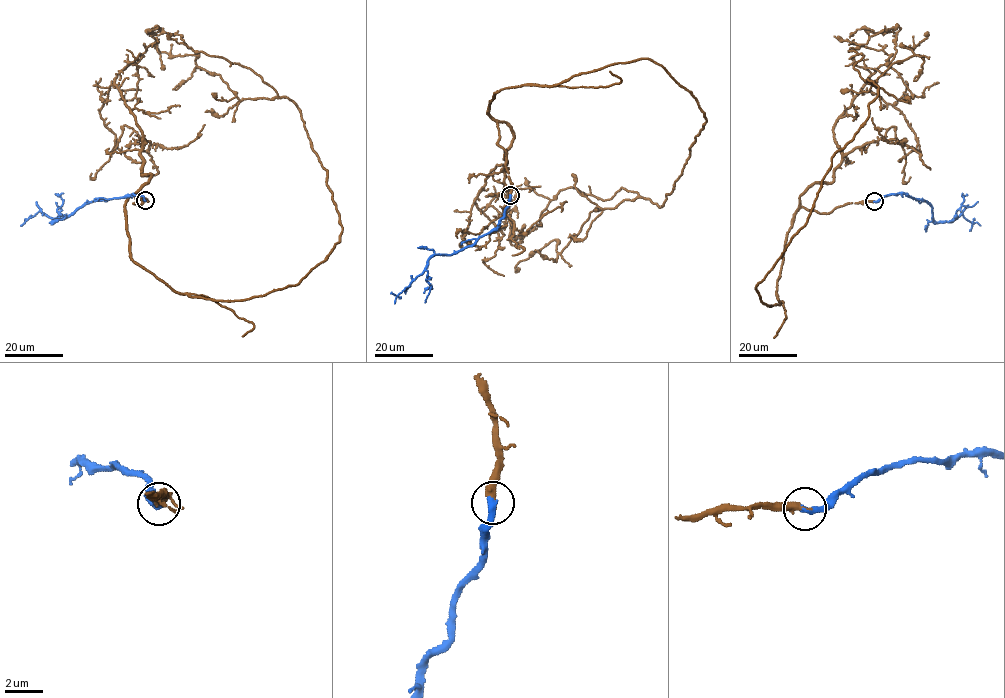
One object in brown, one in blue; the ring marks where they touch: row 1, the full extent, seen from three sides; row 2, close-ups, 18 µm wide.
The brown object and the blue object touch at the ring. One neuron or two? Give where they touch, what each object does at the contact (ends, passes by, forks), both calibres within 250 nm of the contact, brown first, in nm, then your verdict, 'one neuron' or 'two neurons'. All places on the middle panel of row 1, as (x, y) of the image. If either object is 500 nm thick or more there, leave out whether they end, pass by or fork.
at (510, 195); brown ends there; blue ends there; 360 nm thick on the brown side, 360 nm on the other; one neuron

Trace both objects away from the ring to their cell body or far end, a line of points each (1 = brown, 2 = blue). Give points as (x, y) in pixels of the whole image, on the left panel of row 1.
1: (145, 201), (125, 206), (130, 258), (215, 301), (296, 285), (342, 229), (299, 107), (248, 68), (146, 33)
2: (145, 201), (134, 194), (94, 200), (58, 219), (48, 217), (40, 211), (24, 222)

